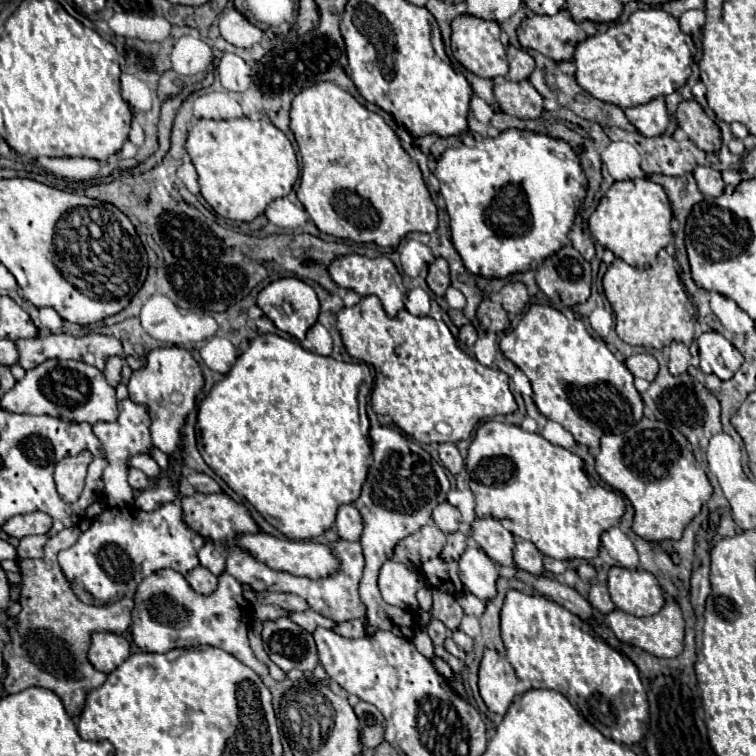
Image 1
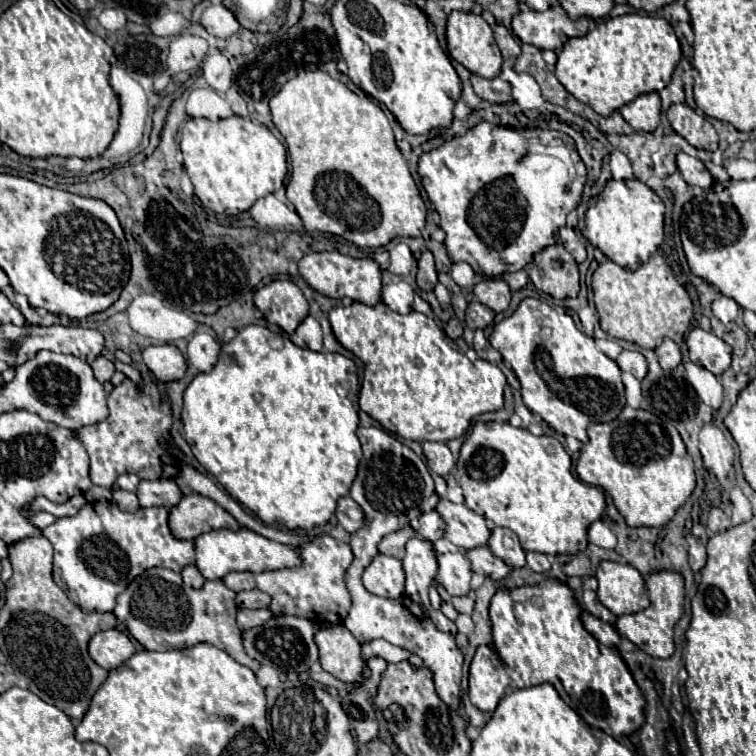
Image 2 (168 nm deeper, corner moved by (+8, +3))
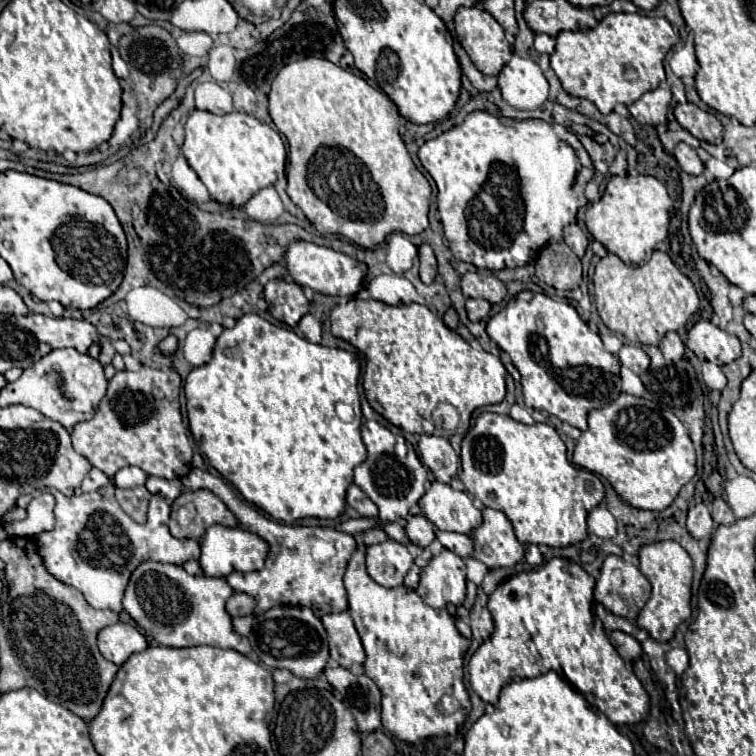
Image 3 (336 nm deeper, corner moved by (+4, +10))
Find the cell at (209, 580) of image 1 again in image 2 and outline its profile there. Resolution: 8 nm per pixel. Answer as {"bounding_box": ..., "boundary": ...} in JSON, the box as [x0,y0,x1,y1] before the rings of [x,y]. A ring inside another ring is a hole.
{"bounding_box":[182,565,206,589],"boundary":[[[188,565],[188,567],[182,569],[182,579],[184,579],[184,583],[188,587],[194,587],[194,589],[200,589],[206,583],[206,579],[202,577],[202,573],[194,565]]]}

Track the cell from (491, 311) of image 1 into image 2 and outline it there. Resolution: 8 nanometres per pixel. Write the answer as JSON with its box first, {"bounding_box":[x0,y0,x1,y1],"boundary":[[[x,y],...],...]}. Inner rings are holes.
{"bounding_box":[466,301,494,329],"boundary":[[[472,301],[466,309],[466,325],[470,329],[486,329],[494,323],[494,311],[482,305],[480,301]]]}

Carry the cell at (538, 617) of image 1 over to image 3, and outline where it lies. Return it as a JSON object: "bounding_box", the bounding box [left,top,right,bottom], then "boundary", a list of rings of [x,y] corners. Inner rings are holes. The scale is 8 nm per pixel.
{"bounding_box":[468,558,650,724],"boundary":[[[552,558],[542,568],[520,572],[500,584],[488,598],[488,610],[494,620],[494,632],[474,652],[468,662],[470,672],[470,686],[472,690],[490,704],[498,702],[498,694],[502,686],[513,676],[520,678],[534,678],[549,670],[555,671],[566,679],[578,692],[582,692],[590,706],[598,708],[608,716],[614,724],[636,724],[648,716],[650,698],[634,676],[632,668],[624,664],[618,656],[616,648],[610,644],[608,634],[602,626],[596,626],[594,614],[594,578],[576,562],[568,558]]]}

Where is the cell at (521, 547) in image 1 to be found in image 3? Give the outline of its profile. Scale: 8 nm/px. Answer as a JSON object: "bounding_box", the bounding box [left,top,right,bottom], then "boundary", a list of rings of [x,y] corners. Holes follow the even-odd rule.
{"bounding_box":[470,508,524,570],"boundary":[[[482,508],[482,524],[470,534],[474,542],[472,558],[490,570],[512,568],[524,560],[524,546],[516,540],[508,518],[494,508]]]}

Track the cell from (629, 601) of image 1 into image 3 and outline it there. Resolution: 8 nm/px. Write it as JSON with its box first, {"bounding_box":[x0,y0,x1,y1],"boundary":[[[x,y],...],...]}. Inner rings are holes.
{"bounding_box":[594,556,650,622],"boundary":[[[606,556],[602,570],[600,570],[600,578],[596,580],[596,588],[594,588],[594,600],[598,604],[602,604],[608,612],[628,618],[630,622],[636,620],[638,612],[644,608],[644,604],[650,598],[650,582],[646,580],[646,576],[638,570],[638,566],[624,562],[620,556]]]}

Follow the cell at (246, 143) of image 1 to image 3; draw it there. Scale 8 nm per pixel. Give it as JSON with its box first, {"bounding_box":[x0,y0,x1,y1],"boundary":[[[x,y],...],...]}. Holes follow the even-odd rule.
{"bounding_box":[182,110,286,208],"boundary":[[[194,110],[184,128],[182,154],[208,188],[210,196],[224,206],[236,208],[246,204],[256,190],[272,186],[286,168],[286,148],[280,134],[246,112],[216,116]]]}

